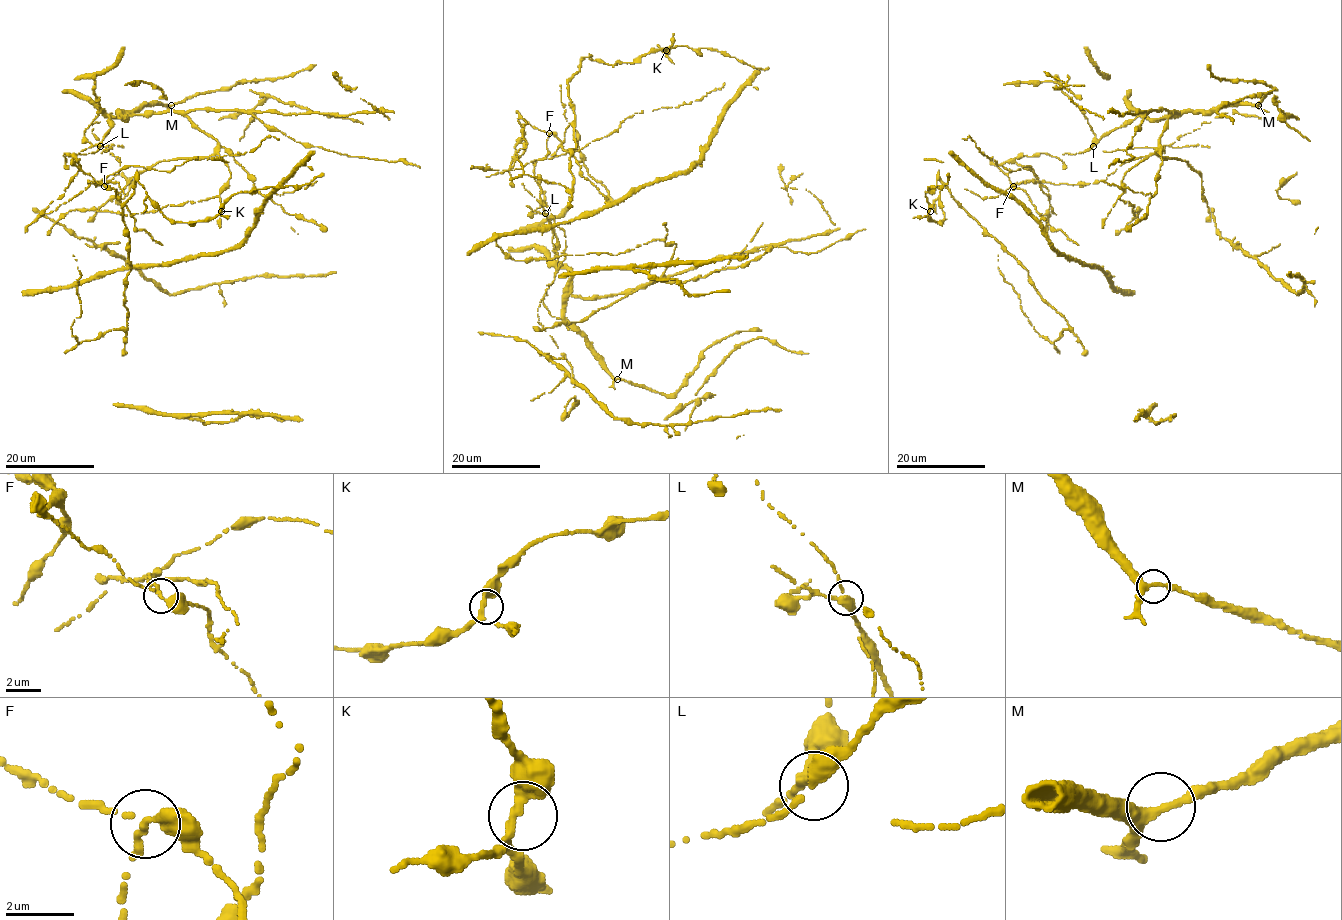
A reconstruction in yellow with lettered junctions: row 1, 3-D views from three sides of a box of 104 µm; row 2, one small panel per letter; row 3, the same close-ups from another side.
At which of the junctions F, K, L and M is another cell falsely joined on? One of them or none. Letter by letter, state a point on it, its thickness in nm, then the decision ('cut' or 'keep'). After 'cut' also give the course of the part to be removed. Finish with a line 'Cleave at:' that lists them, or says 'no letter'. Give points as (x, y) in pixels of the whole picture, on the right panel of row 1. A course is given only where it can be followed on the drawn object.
F: at (1013, 186); 240 nm thick; cut; foreign part runs (1012, 185), (1034, 180), (1058, 184), (1096, 183), (1123, 163), (1161, 151), (1223, 113), (1266, 118)
K: at (930, 211); 240 nm thick; keep
L: at (1093, 146); 300 nm thick; keep
M: at (1258, 105); 280 nm thick; keep
Cleave at: F

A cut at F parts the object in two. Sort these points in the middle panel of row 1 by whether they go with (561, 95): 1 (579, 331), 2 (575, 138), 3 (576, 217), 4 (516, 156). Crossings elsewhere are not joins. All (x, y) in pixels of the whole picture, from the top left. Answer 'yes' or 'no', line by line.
1: no
2: no
3: no
4: no

